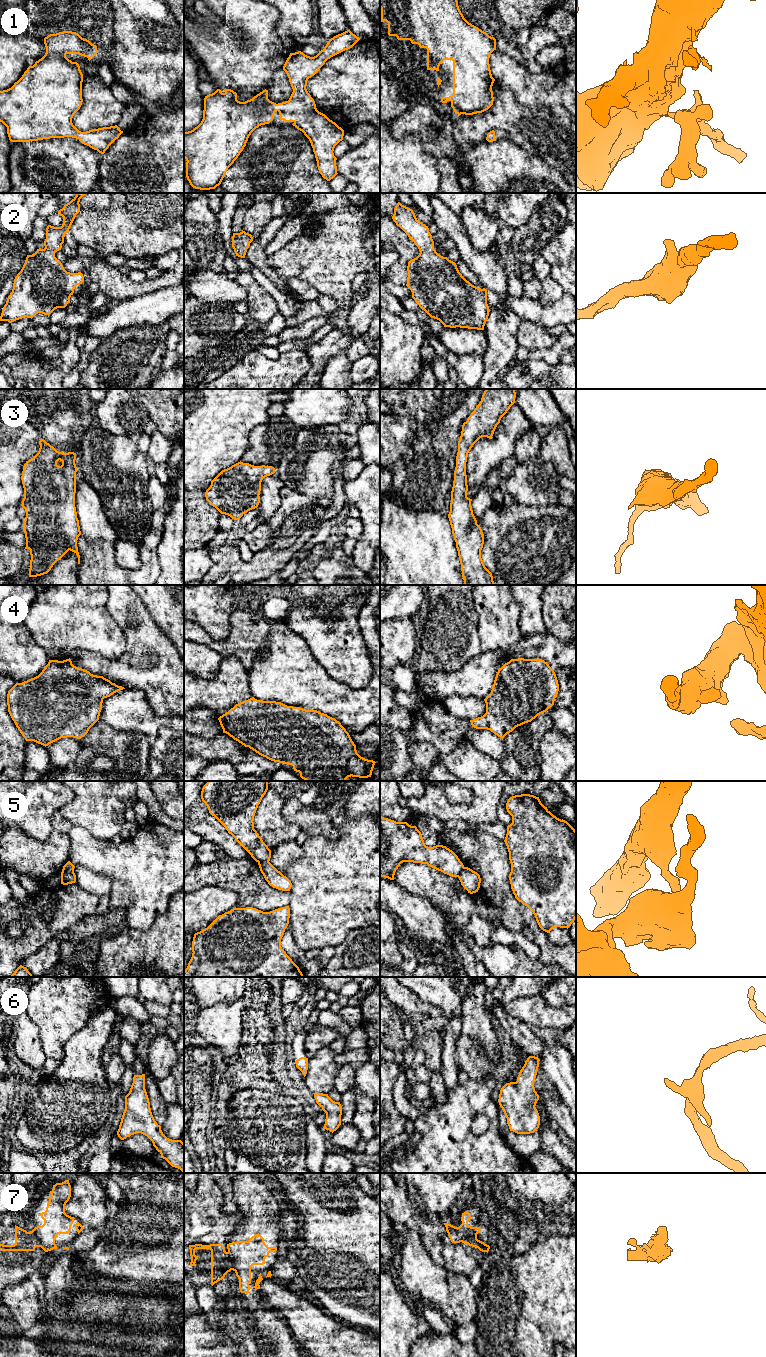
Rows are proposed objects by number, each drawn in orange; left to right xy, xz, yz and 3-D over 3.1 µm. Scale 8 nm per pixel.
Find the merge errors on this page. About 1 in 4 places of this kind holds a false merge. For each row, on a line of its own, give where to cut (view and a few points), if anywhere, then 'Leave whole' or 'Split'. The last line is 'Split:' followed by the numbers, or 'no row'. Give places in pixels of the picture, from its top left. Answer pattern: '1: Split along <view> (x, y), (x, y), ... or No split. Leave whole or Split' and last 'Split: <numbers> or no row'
1: No split. Leave whole
2: No split. Leave whole
3: No split. Leave whole
4: No split. Leave whole
5: Split along xy (73, 869), (62, 872). Split
6: No split. Leave whole
7: Split along xy (28, 1232), (38, 1241), (40, 1246). Split
Split: 5, 7

